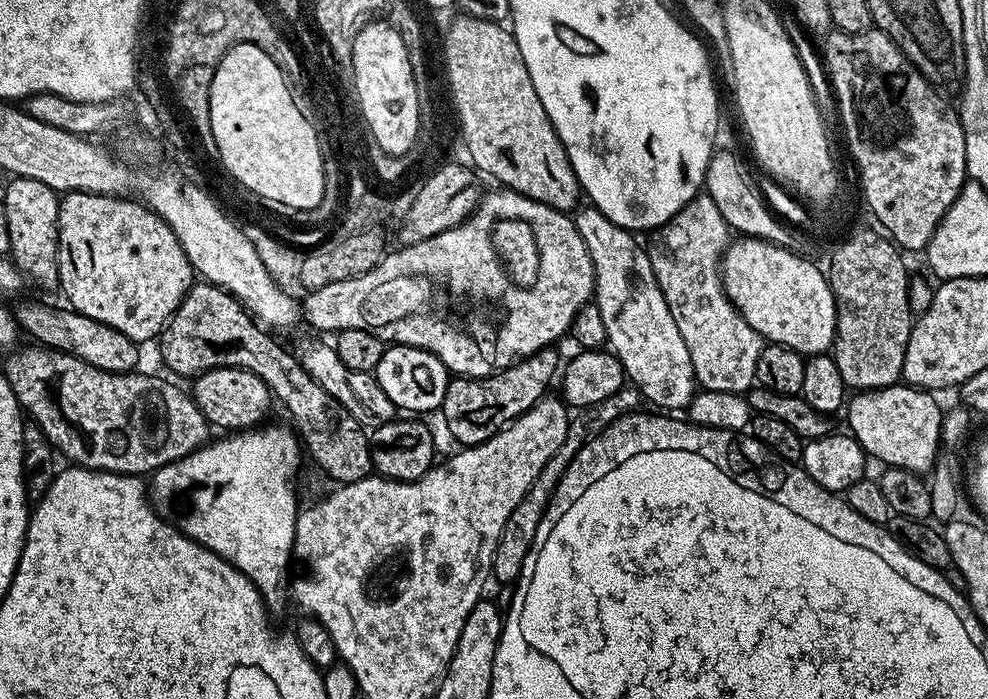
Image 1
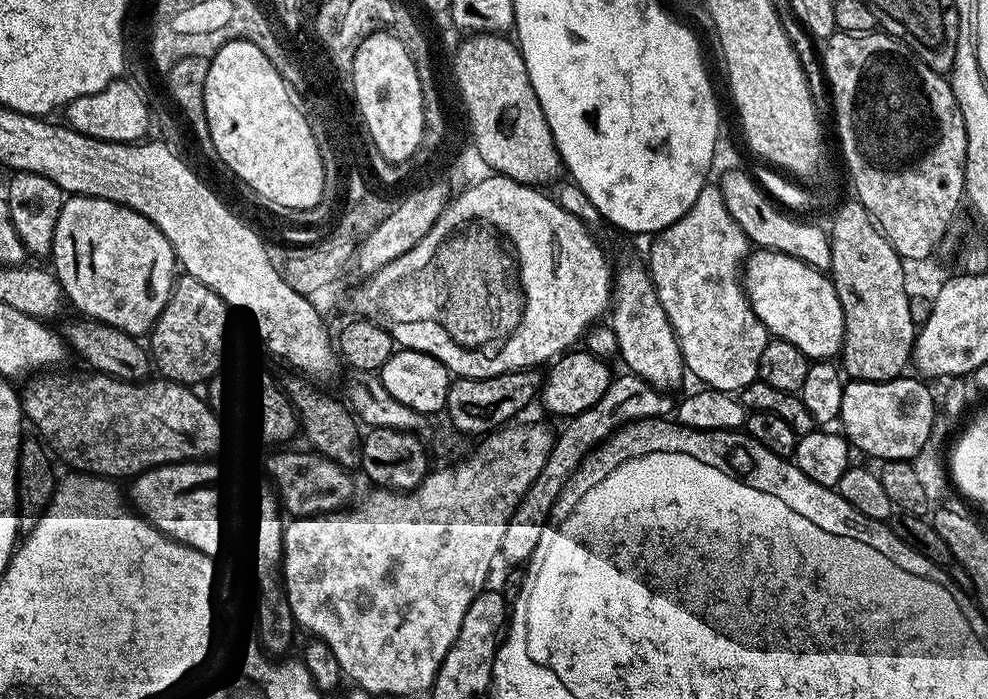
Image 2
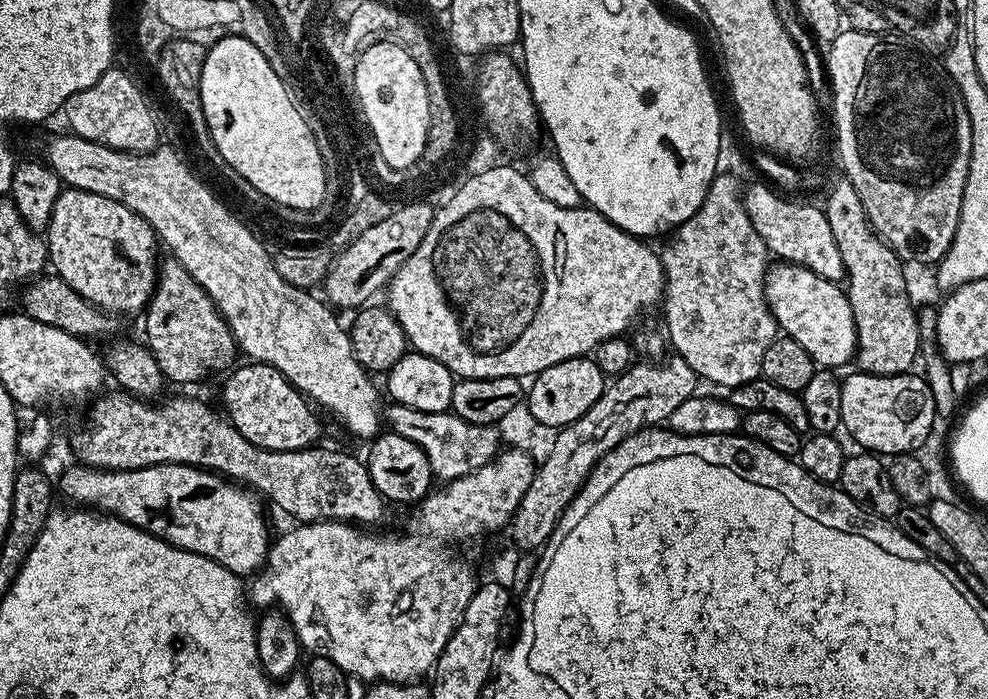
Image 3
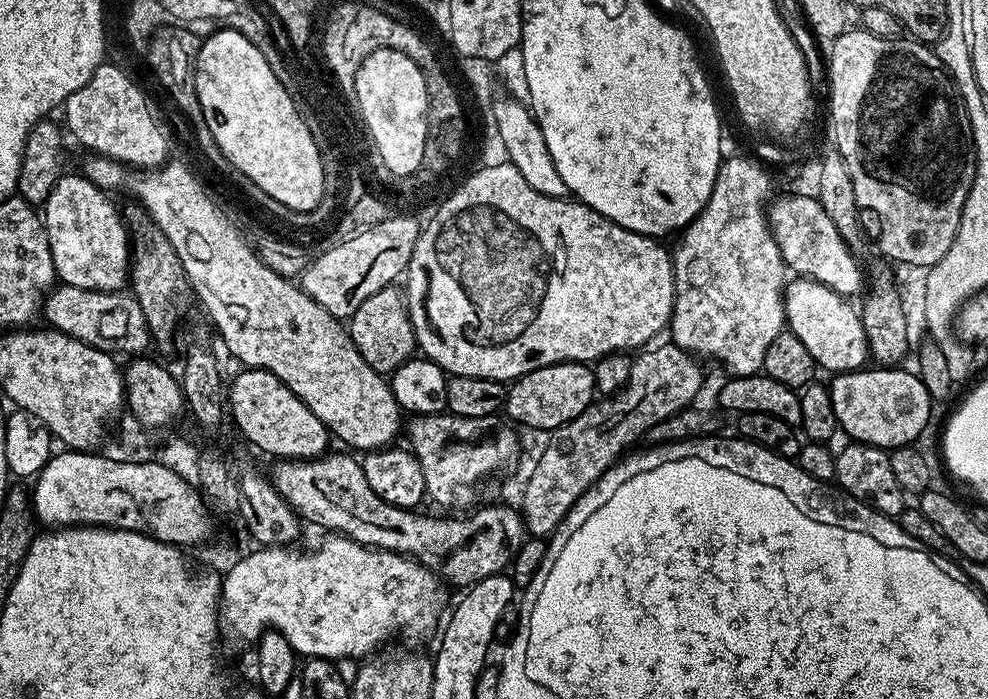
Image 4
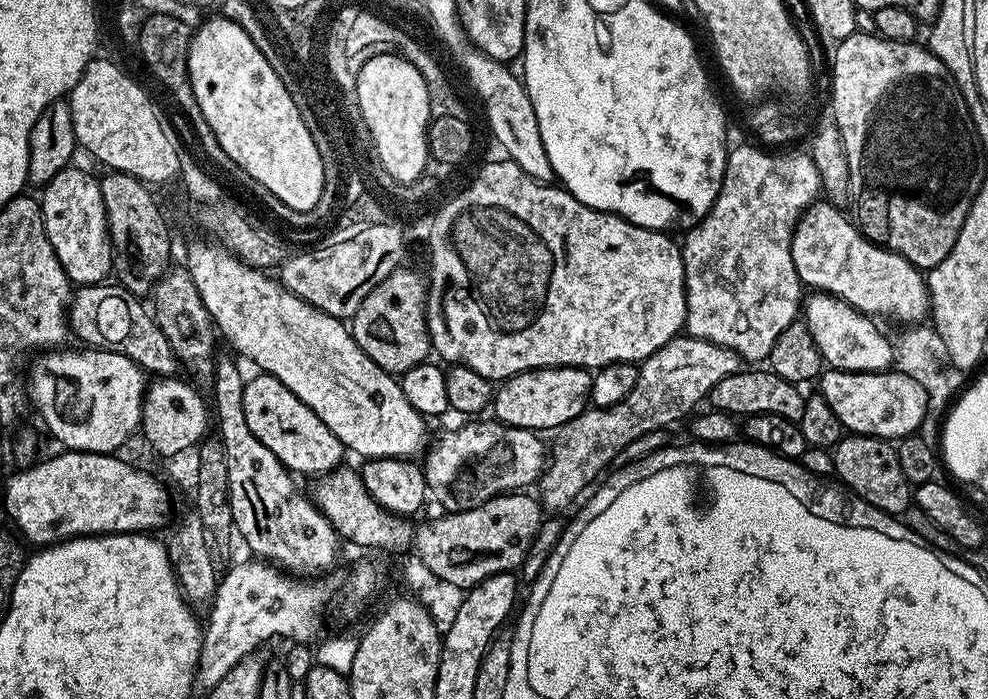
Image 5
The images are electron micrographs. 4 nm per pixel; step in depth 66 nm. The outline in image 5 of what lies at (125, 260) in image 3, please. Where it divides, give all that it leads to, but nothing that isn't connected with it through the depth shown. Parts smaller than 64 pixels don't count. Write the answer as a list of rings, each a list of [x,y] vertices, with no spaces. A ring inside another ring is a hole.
[[[76,167],[62,169],[54,174],[49,184],[43,185],[40,209],[50,246],[54,246],[54,254],[58,254],[58,262],[62,262],[62,270],[66,270],[69,280],[76,286],[99,284],[107,277],[104,275],[112,272],[112,244],[108,241],[106,210],[99,179]]]

